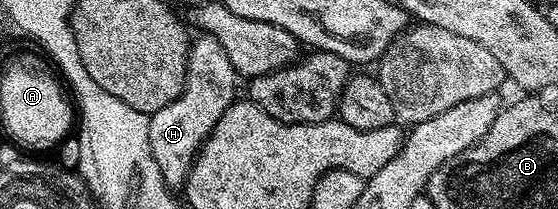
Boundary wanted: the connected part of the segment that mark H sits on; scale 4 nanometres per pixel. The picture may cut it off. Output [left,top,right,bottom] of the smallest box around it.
[149,33,237,188]

